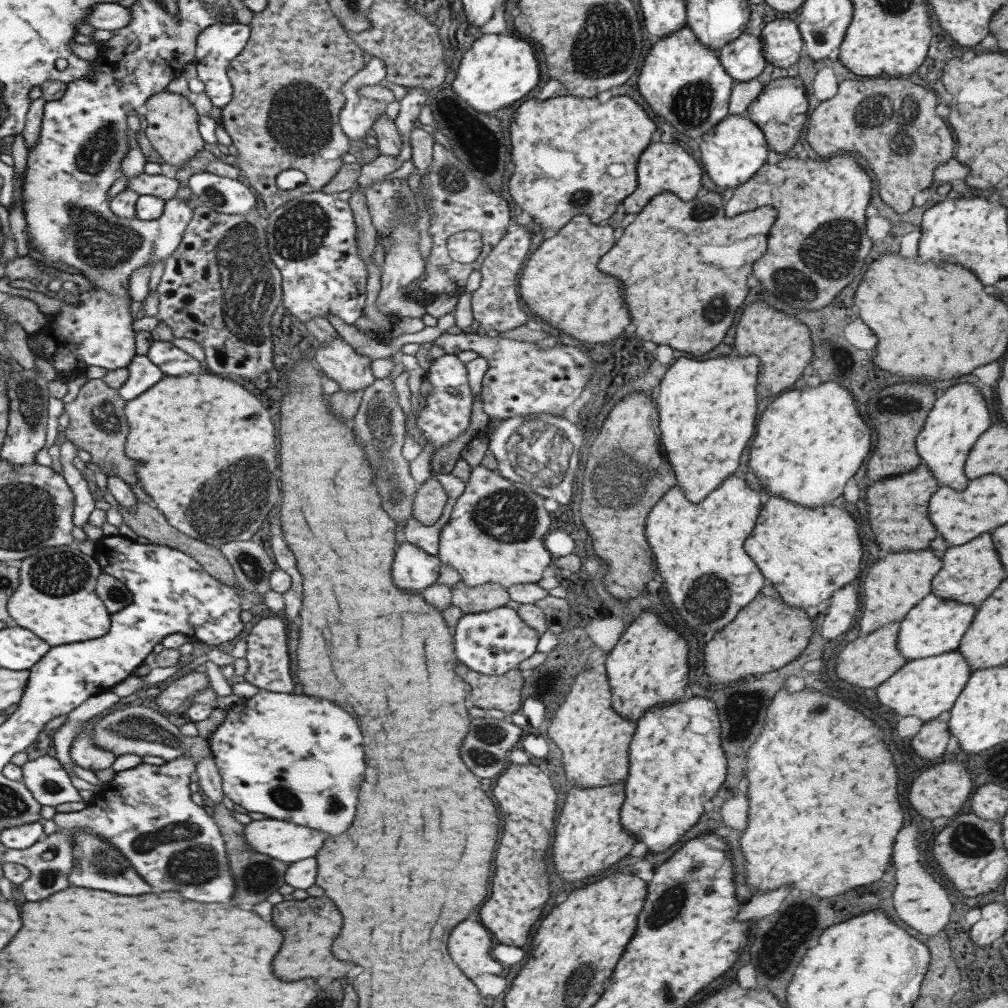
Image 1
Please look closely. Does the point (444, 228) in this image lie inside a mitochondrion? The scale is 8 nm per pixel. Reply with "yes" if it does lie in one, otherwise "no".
no

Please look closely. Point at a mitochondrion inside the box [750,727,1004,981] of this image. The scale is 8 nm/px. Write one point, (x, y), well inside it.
(970, 841)

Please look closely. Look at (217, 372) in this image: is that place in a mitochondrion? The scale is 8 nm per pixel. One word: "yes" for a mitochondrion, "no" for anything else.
no

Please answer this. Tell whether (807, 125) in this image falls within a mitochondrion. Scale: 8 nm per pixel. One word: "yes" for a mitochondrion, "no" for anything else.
no

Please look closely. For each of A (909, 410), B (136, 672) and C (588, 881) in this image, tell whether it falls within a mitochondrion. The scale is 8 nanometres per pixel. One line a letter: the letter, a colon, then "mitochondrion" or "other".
A: mitochondrion
B: other
C: other

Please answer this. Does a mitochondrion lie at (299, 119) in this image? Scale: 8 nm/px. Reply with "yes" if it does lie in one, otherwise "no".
yes

